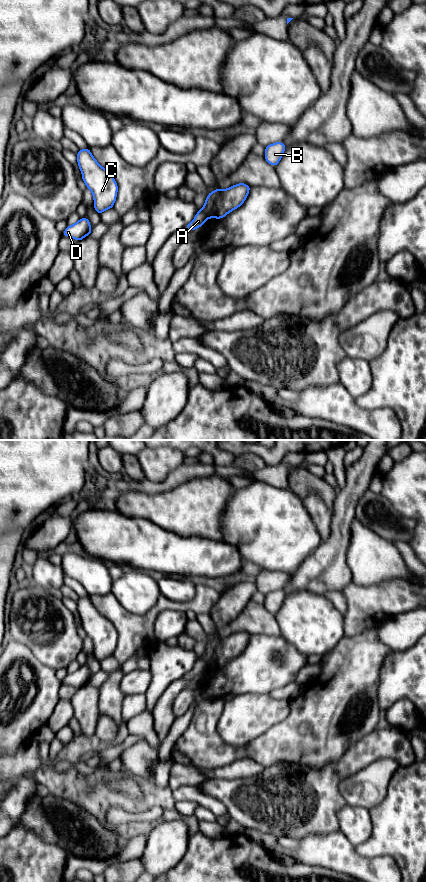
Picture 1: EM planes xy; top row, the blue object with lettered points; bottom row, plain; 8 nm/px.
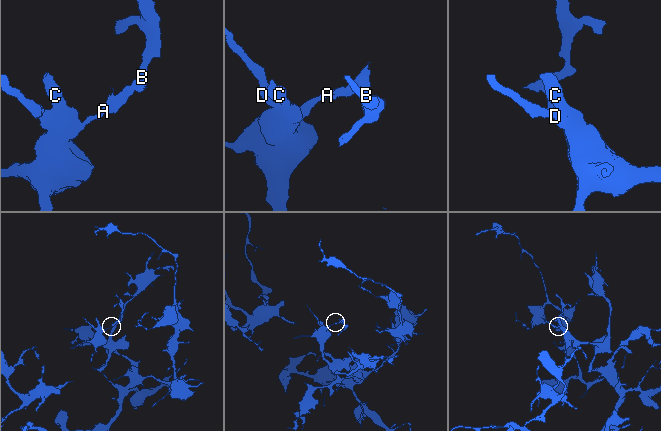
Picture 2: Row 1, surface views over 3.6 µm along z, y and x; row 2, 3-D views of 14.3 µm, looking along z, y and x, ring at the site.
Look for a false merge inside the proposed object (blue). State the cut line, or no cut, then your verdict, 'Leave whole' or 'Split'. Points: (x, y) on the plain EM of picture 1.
Split along xy (221, 639), (208, 664). Split

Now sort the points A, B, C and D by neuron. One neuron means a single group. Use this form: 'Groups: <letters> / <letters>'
Groups: A C D / B

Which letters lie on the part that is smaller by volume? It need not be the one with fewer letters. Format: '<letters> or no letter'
B

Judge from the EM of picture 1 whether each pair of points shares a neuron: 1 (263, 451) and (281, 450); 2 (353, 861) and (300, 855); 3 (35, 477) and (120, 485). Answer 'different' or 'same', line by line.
1: same
2: same
3: different

